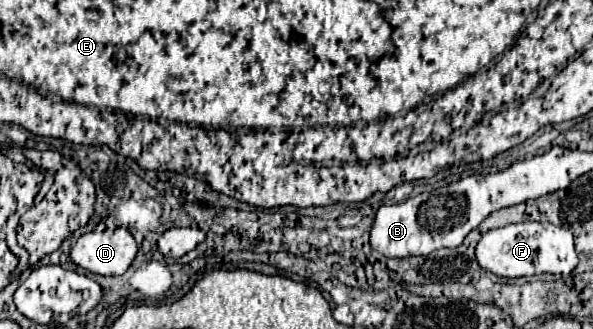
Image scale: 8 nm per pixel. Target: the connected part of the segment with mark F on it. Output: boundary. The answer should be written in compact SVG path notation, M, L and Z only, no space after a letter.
M521 222L489 230L481 236L475 256L481 268L503 278L521 278L533 274L561 274L567 276L577 266L577 252L573 248L573 234L549 222Z

